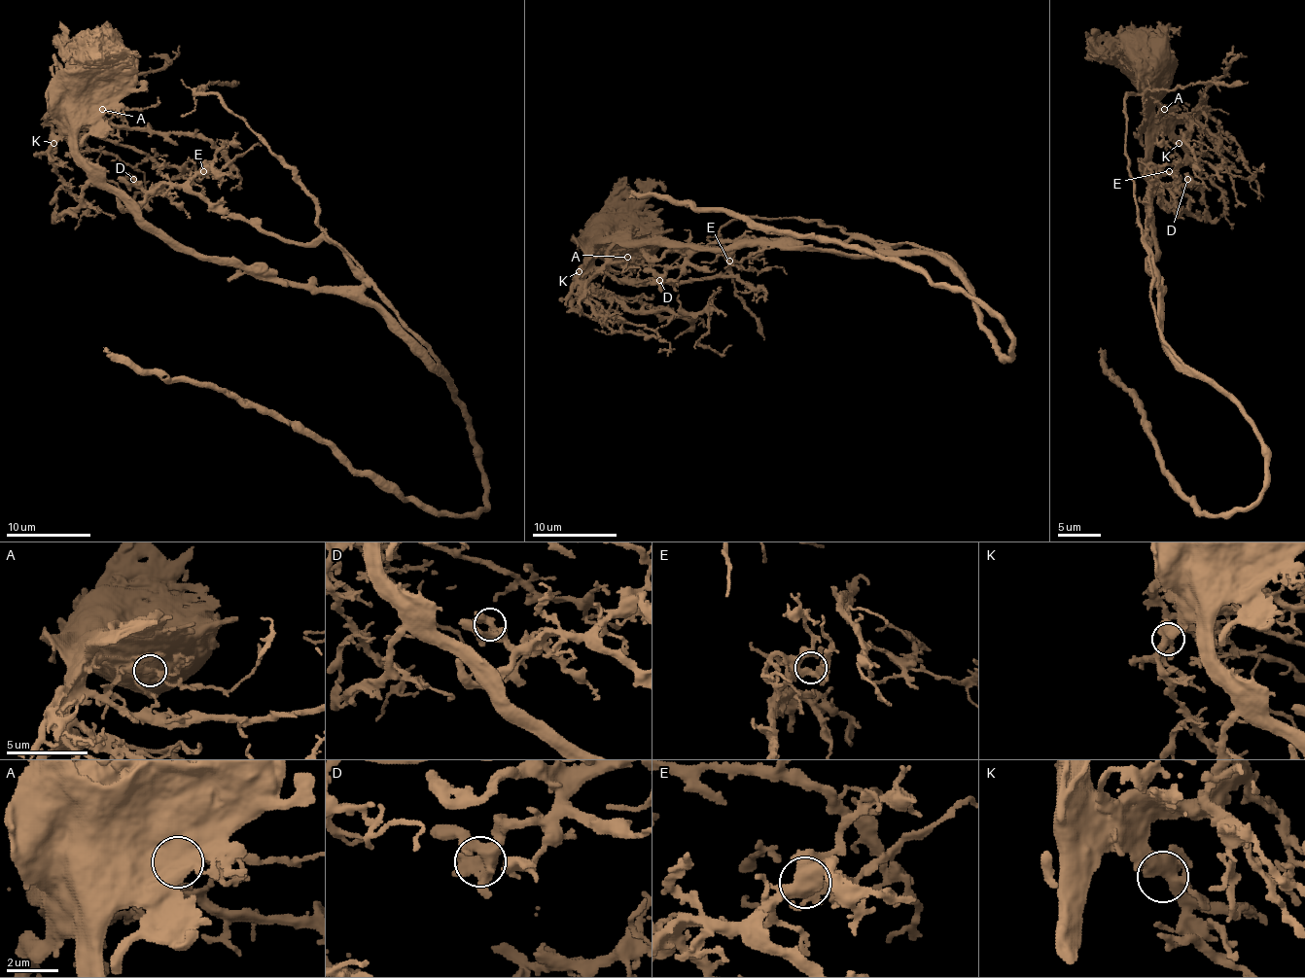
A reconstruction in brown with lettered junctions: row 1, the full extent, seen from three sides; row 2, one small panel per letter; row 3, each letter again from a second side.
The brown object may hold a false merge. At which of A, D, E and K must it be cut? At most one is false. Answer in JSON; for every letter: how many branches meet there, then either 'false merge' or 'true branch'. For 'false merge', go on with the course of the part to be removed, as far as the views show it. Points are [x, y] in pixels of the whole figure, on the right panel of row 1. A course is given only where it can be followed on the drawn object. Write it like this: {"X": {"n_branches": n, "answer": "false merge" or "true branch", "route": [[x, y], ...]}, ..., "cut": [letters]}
{"A": {"n_branches": 5, "answer": "true branch"}, "D": {"n_branches": 4, "answer": "true branch"}, "E": {"n_branches": 4, "answer": "true branch"}, "K": {"n_branches": 6, "answer": "true branch"}, "cut": []}

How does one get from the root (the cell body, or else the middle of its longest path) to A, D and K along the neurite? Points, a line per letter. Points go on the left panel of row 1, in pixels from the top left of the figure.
A: (99, 71), (97, 94), (102, 109)
D: (99, 71), (76, 152), (151, 224), (280, 279), (362, 283), (326, 241), (286, 243), (180, 188), (133, 179)
K: (99, 71), (95, 96), (52, 143)

